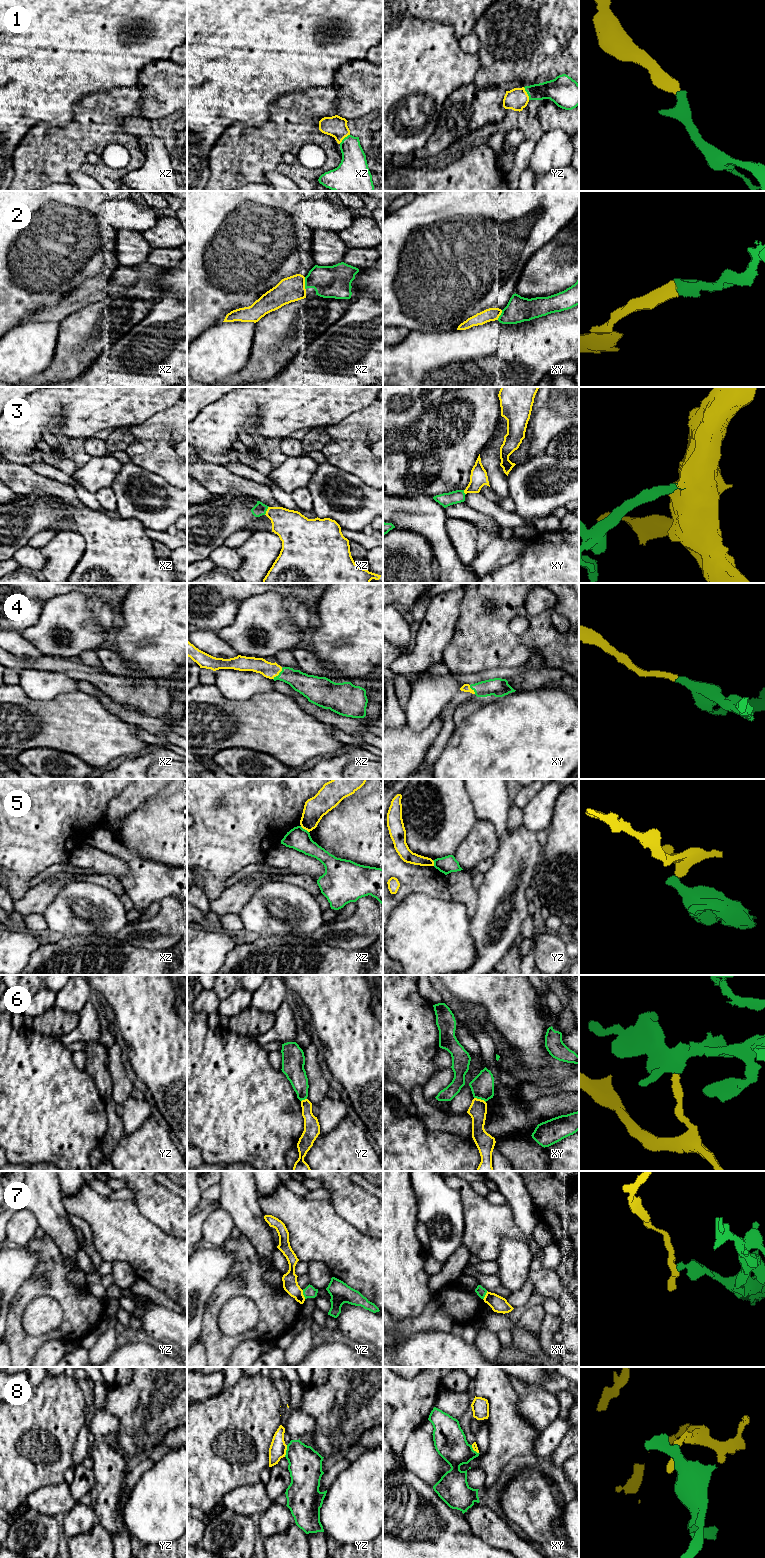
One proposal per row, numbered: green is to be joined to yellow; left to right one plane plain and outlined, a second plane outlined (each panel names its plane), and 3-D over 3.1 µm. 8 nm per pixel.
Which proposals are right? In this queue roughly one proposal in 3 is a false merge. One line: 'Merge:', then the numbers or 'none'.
Merge: 1, 2, 3, 4

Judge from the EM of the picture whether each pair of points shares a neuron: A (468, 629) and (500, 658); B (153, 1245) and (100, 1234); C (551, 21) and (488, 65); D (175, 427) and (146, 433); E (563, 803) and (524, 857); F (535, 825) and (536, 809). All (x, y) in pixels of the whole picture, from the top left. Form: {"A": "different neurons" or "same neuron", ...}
{"A": "same neuron", "B": "same neuron", "C": "same neuron", "D": "same neuron", "E": "different neurons", "F": "same neuron"}

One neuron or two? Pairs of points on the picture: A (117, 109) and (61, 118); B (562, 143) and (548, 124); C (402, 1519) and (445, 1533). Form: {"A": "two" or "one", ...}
{"A": "two", "B": "two", "C": "one"}

